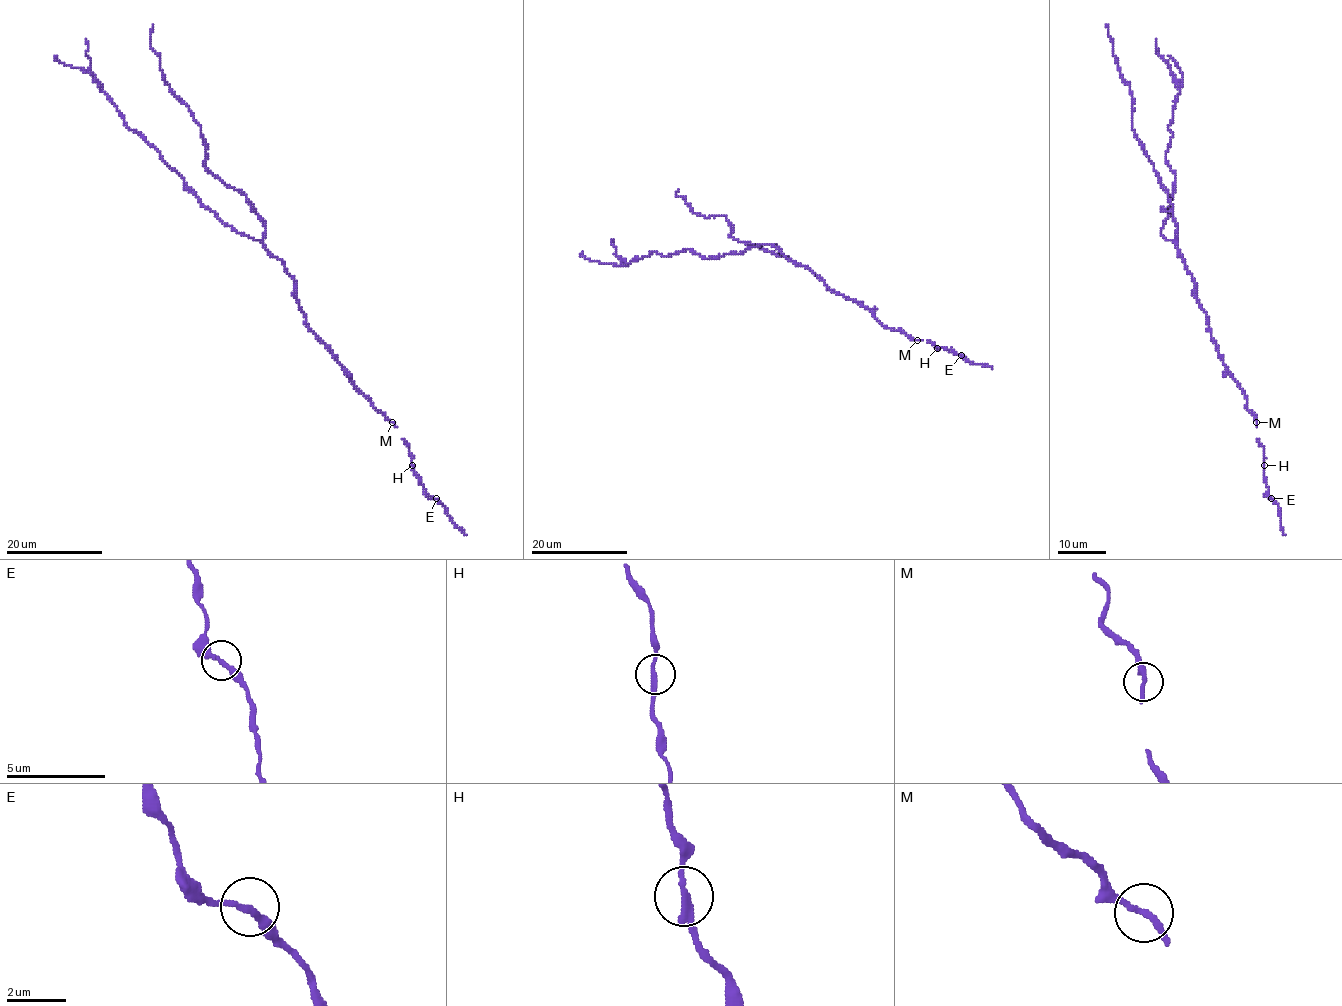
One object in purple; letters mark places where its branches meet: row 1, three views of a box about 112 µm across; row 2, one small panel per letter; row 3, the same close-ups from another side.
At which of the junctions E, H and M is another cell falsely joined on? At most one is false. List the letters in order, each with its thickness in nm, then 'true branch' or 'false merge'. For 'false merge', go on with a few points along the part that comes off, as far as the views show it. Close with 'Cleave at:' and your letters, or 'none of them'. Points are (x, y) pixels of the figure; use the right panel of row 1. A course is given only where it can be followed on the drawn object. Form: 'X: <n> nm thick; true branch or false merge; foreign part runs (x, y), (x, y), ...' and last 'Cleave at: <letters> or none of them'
E: 220 nm thick; true branch
H: 200 nm thick; true branch
M: 190 nm thick; false merge; foreign part runs (1256, 421), (1219, 352), (1196, 282), (1161, 232), (1176, 175), (1166, 160), (1168, 126), (1182, 80), (1168, 55)
Cleave at: M

